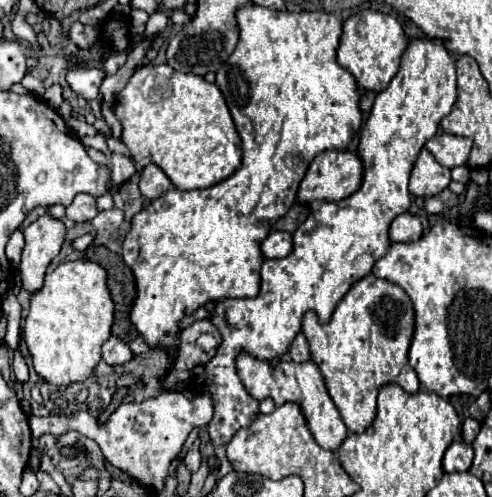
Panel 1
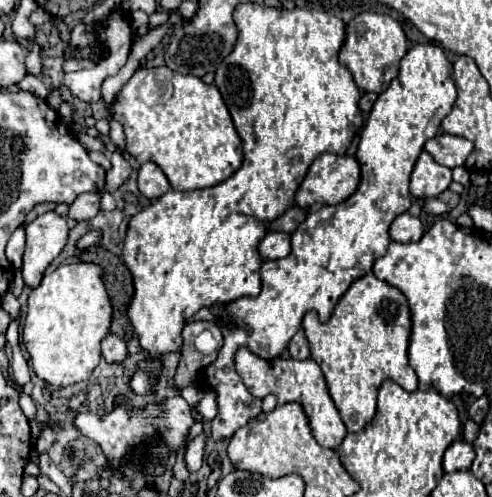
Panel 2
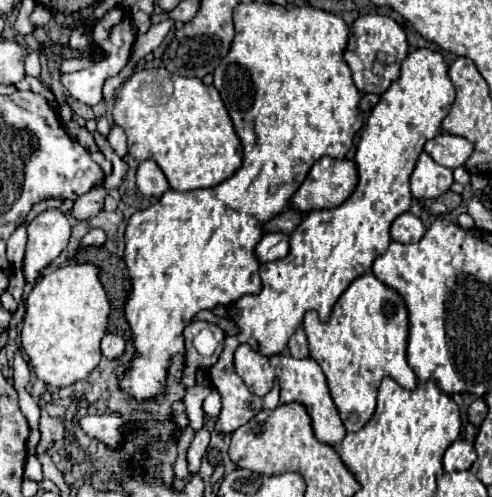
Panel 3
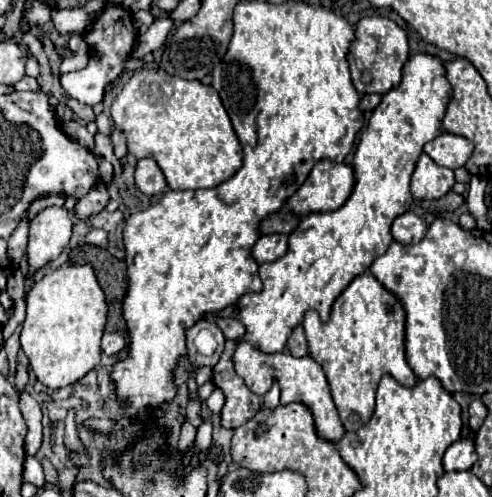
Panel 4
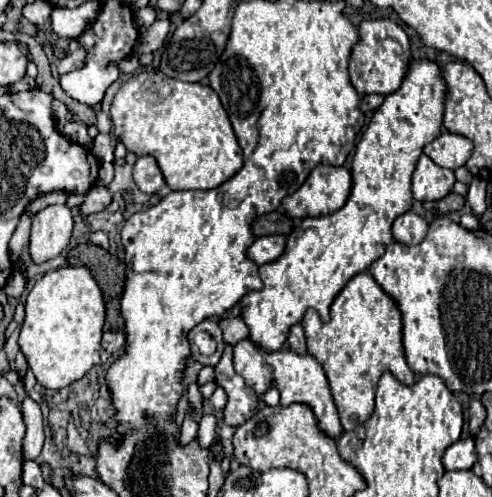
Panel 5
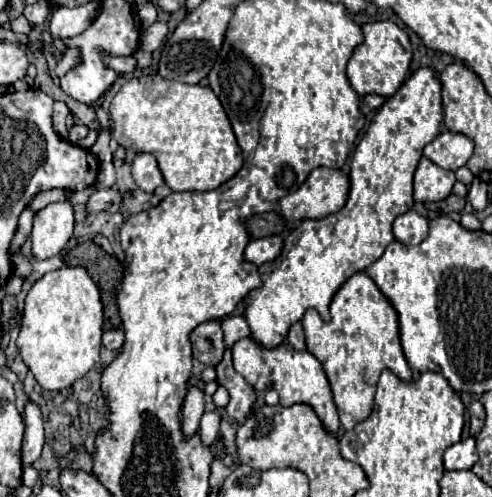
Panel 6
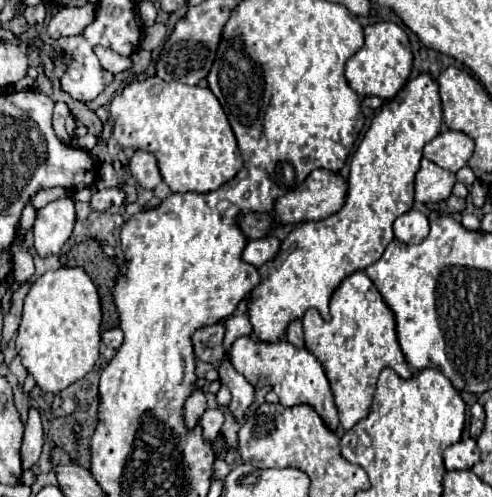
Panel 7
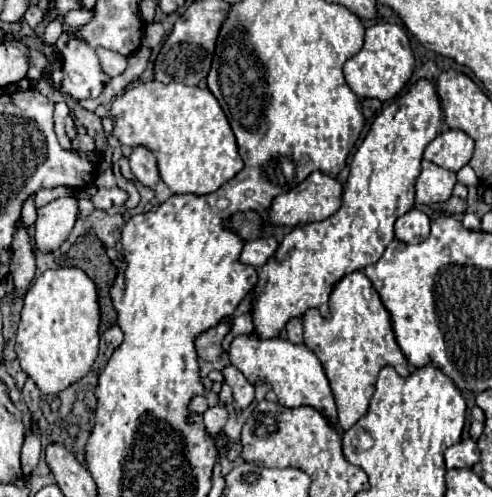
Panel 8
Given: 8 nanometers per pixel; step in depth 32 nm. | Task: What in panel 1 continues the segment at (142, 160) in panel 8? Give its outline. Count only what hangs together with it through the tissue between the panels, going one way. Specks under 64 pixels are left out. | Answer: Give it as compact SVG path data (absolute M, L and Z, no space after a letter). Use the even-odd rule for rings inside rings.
M148 164L142 170L142 178L140 178L140 192L148 198L148 200L156 200L160 196L164 196L168 192L168 188L172 188L170 178L154 164Z

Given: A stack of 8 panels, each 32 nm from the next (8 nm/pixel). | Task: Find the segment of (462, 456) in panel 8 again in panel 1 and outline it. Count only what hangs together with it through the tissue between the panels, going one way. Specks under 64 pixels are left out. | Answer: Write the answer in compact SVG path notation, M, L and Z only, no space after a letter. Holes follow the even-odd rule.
M454 442L446 450L442 466L444 466L446 472L468 470L470 464L472 464L472 458L474 458L474 452L472 452L470 444L466 444L466 442Z

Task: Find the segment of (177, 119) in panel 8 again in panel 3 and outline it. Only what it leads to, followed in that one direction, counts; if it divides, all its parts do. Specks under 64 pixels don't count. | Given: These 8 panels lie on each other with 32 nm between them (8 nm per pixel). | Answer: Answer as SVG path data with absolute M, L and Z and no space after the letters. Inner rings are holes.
M166 68L136 70L116 94L112 116L128 136L128 154L138 162L154 160L162 168L172 190L186 192L196 188L212 188L230 178L242 166L240 138L234 132L228 110L218 90L214 86L206 86L200 78L170 74Z

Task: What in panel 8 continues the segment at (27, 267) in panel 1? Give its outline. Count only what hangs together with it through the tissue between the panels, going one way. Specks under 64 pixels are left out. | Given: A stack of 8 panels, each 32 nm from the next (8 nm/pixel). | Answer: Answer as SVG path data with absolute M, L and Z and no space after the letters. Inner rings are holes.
M66 196L54 200L38 210L38 218L34 224L34 246L36 250L48 254L62 246L62 242L70 236L78 214L78 200L74 196Z

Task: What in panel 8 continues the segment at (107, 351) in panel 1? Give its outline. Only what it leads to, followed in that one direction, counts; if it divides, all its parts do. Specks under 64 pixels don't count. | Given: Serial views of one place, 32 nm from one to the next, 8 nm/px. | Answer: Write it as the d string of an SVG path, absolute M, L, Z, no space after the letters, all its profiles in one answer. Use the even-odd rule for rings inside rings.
M112 326L112 328L108 328L106 332L104 332L104 342L108 344L108 348L118 348L120 344L122 344L122 330L118 328L118 326Z

